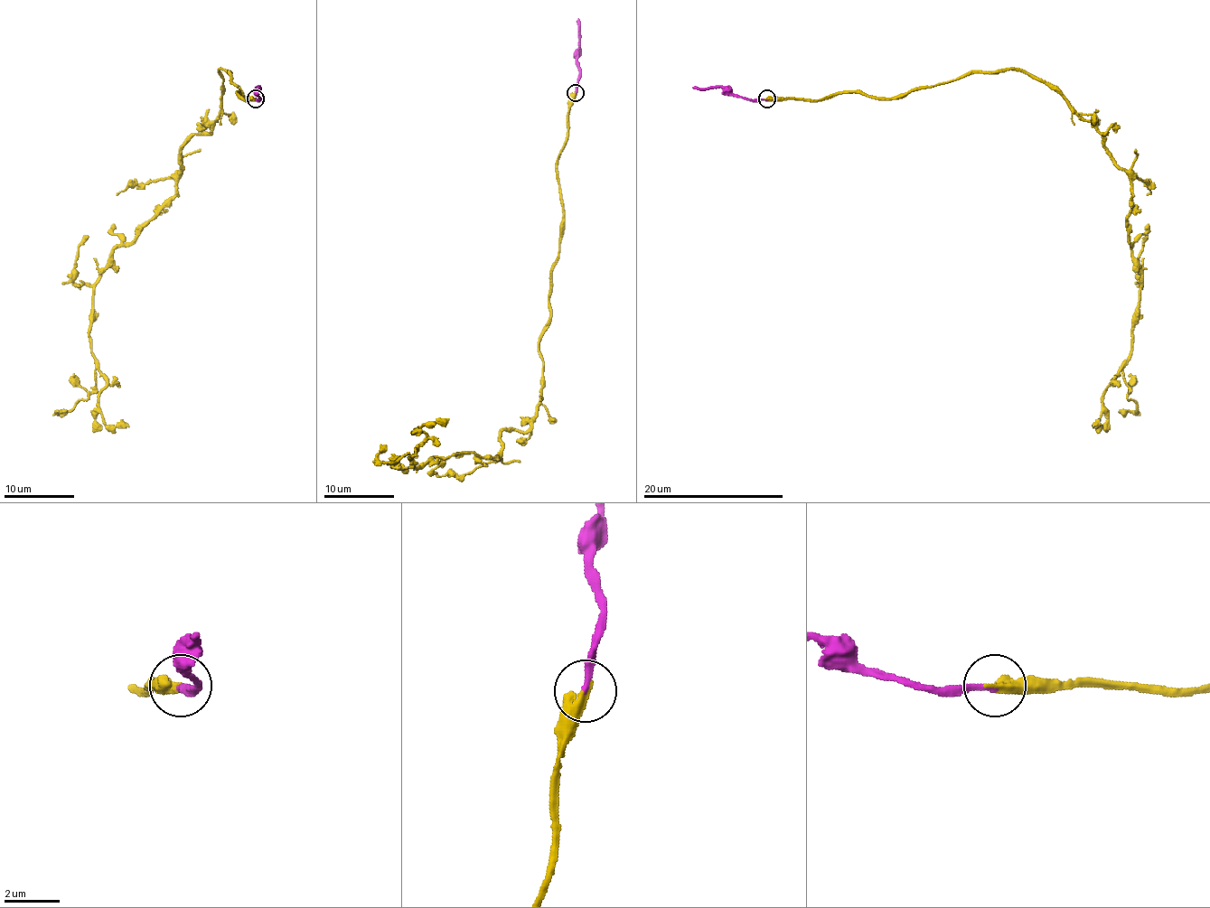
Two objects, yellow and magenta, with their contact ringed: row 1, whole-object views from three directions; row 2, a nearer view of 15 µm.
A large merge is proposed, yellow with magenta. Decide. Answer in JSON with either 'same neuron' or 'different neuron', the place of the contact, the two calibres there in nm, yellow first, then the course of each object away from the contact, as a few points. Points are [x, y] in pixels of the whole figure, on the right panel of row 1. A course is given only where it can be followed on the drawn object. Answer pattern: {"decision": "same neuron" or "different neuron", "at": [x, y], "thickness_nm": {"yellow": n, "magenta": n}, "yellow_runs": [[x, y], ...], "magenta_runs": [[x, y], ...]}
{"decision": "same neuron", "at": [766, 98], "thickness_nm": {"yellow": 420, "magenta": 220}, "yellow_runs": [[767, 99], [903, 98], [1023, 70], [1105, 133], [1130, 182], [1127, 237], [1140, 285], [1127, 363], [1093, 427]], "magenta_runs": [[767, 99], [728, 96], [719, 87], [693, 87]]}

